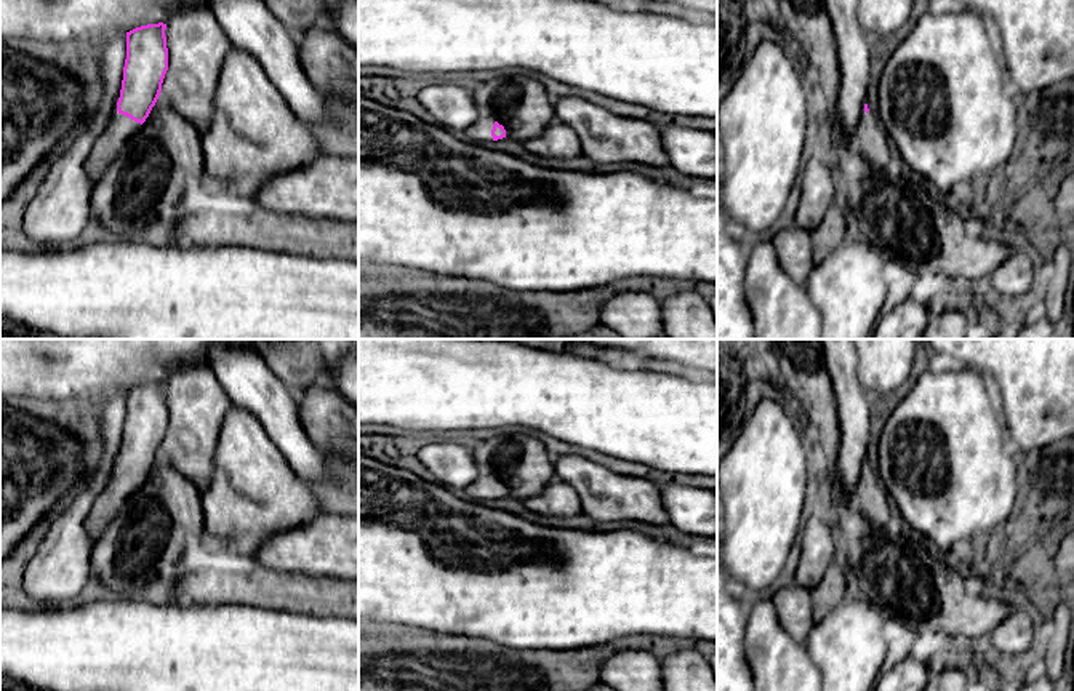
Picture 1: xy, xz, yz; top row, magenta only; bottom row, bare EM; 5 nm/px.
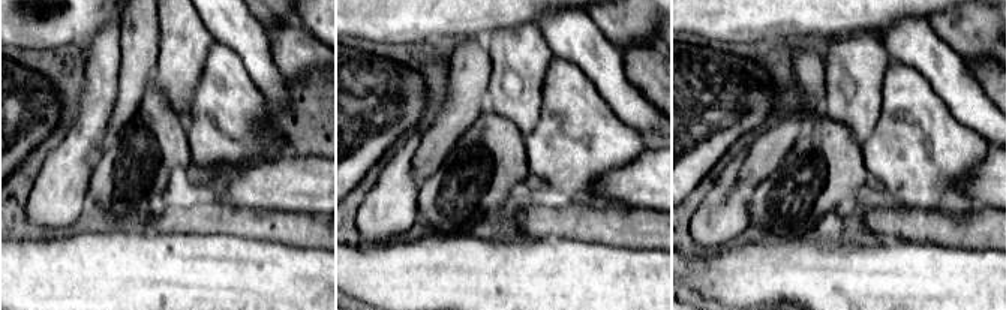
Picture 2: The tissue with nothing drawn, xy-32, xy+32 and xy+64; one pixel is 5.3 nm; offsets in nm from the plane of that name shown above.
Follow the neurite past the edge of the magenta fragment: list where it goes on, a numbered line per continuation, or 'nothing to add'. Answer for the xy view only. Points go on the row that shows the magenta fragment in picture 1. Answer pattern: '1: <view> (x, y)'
1: xy (111, 144)

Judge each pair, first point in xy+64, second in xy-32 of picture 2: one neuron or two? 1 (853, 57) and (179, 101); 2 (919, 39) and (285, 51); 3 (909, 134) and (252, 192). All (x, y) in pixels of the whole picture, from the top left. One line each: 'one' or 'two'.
1: one
2: two
3: two

